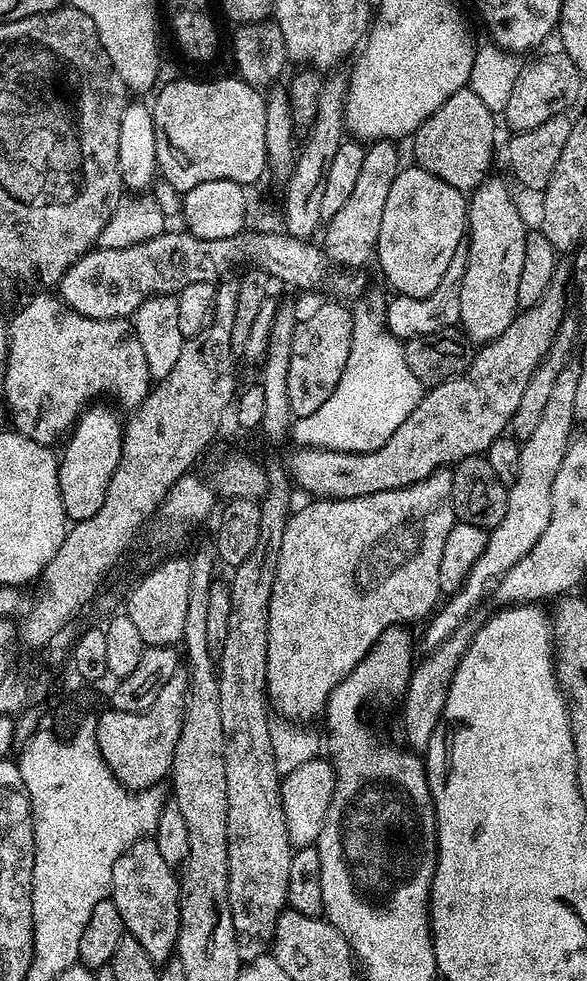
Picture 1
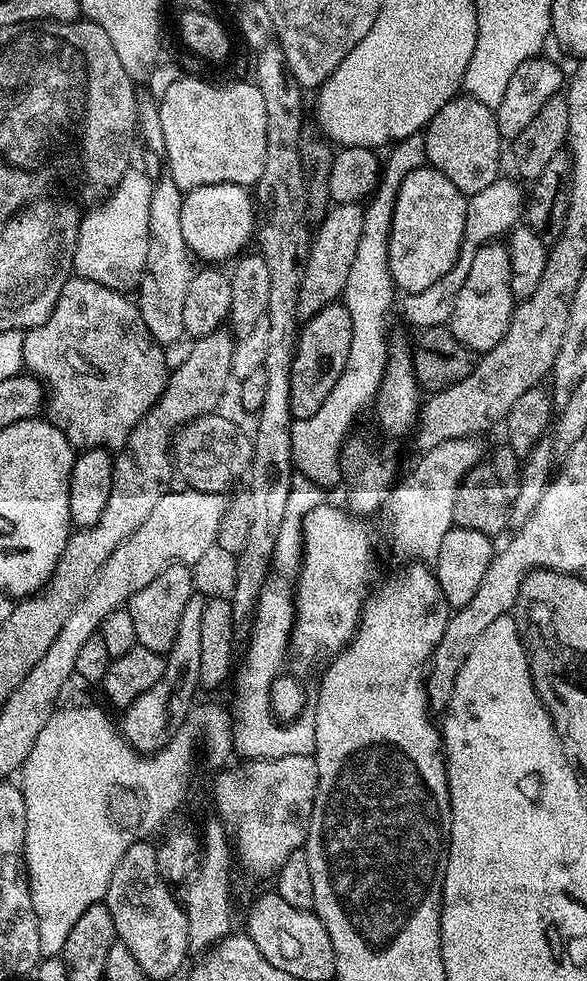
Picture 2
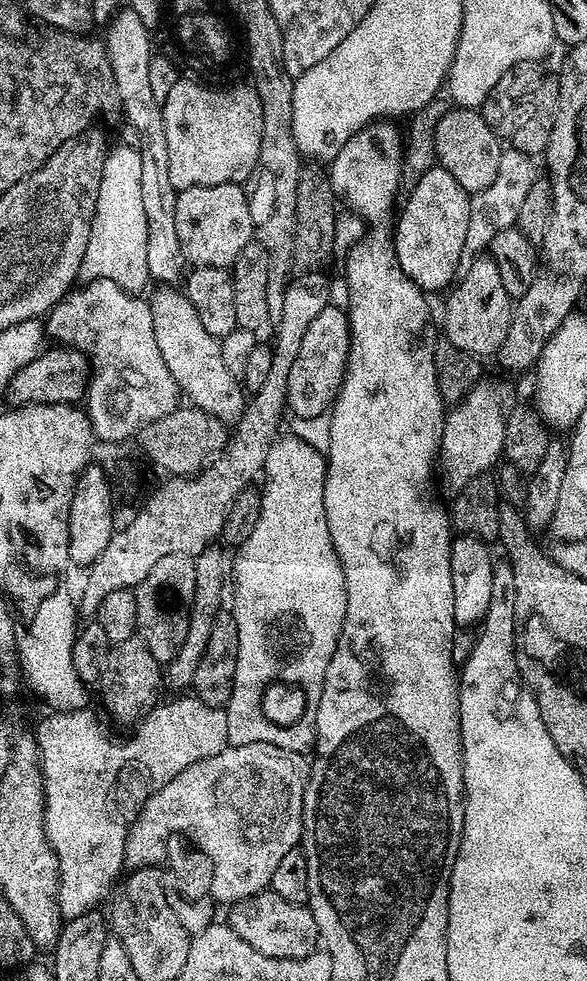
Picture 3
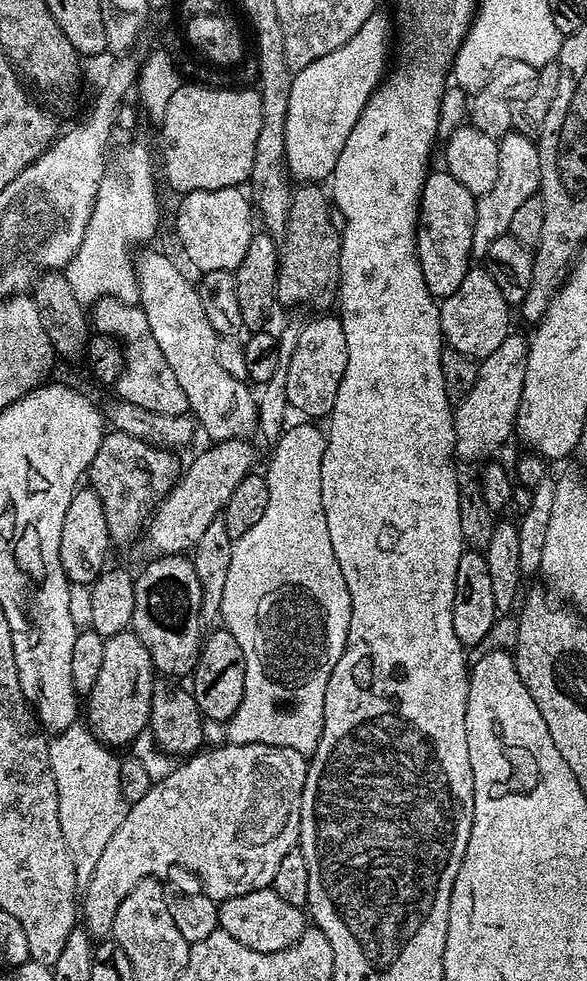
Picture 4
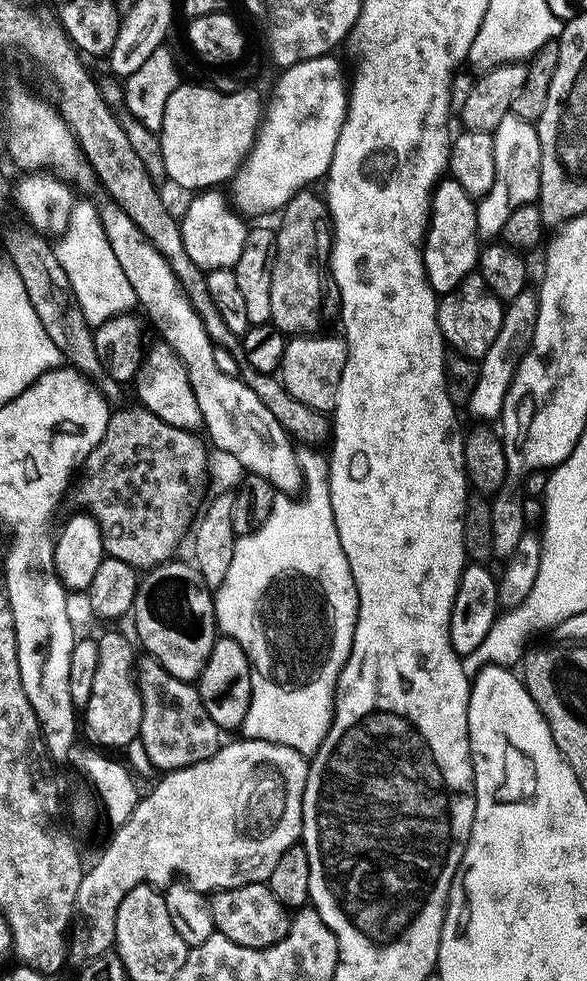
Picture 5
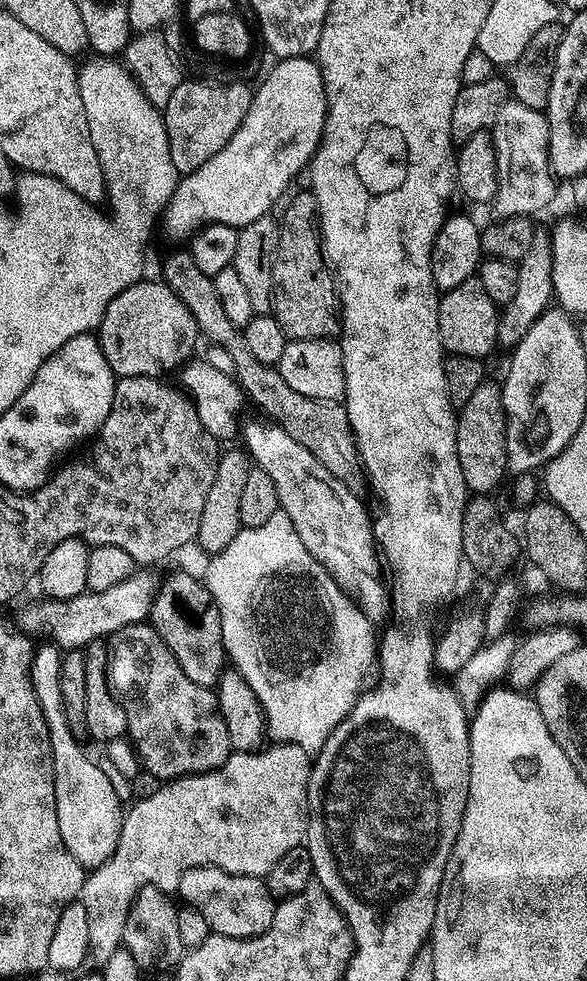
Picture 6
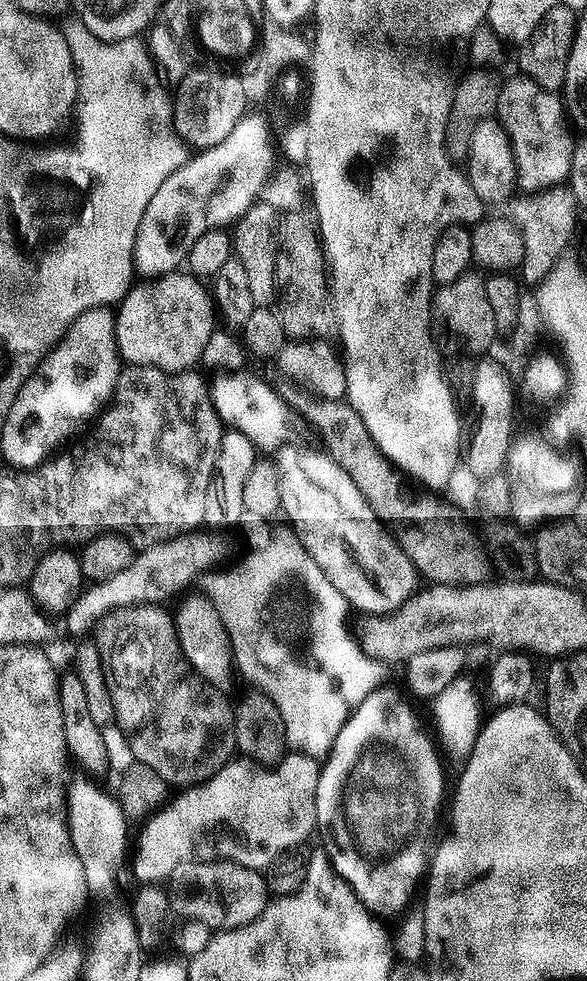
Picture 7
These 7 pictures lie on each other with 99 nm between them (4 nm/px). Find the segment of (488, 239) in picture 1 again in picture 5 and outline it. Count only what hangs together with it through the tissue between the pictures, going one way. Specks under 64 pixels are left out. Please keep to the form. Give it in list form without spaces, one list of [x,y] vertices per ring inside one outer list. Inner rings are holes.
[[[479,274],[462,278],[454,290],[443,293],[436,306],[436,321],[440,333],[444,335],[445,345],[451,351],[460,352],[463,356],[479,358],[490,350],[494,338],[498,338],[498,330],[502,330],[504,304],[486,286]]]

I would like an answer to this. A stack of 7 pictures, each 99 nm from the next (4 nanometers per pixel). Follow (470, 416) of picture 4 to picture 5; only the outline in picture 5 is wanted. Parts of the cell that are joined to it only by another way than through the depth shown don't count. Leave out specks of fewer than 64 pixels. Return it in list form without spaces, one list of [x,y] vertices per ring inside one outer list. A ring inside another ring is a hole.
[[[525,290],[522,294],[518,294],[518,298],[509,300],[504,304],[502,330],[498,330],[498,338],[494,338],[490,350],[486,350],[486,354],[479,357],[478,382],[474,386],[474,394],[470,394],[466,405],[467,411],[470,410],[474,415],[484,419],[481,421],[495,421],[504,408],[504,399],[510,390],[510,382],[532,344],[539,309],[539,295],[532,290]]]

